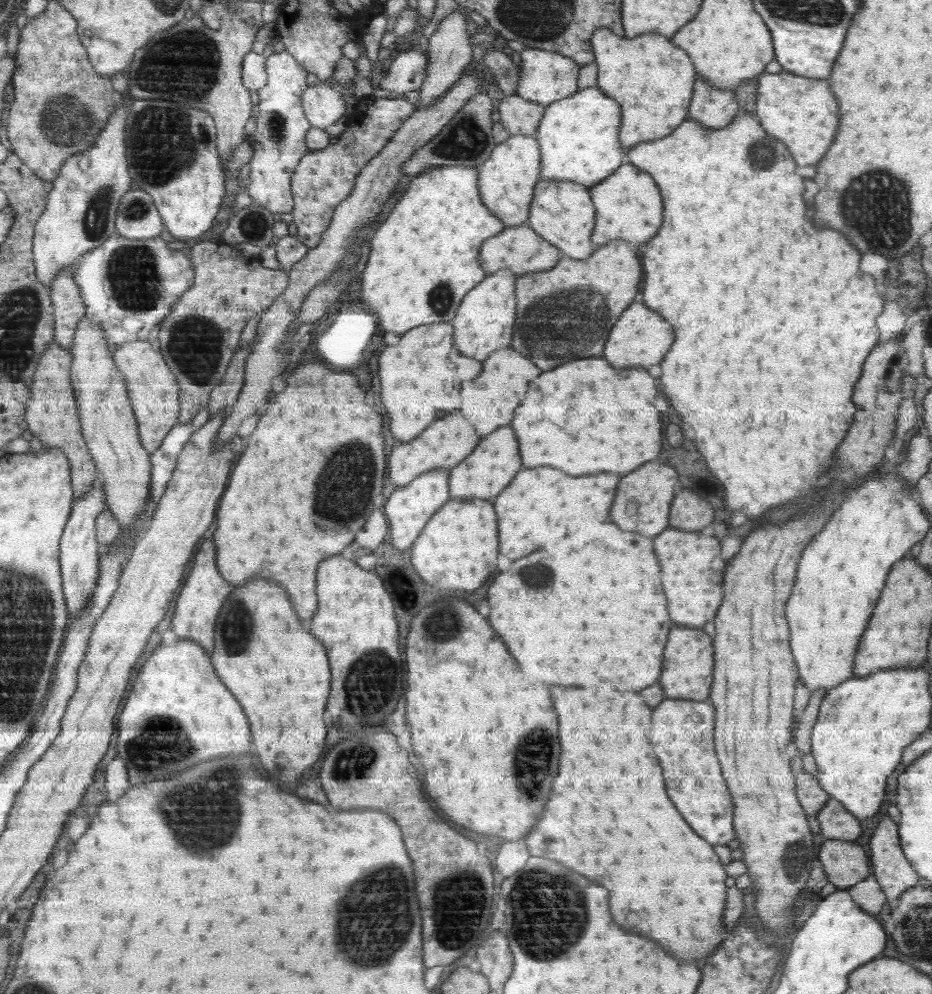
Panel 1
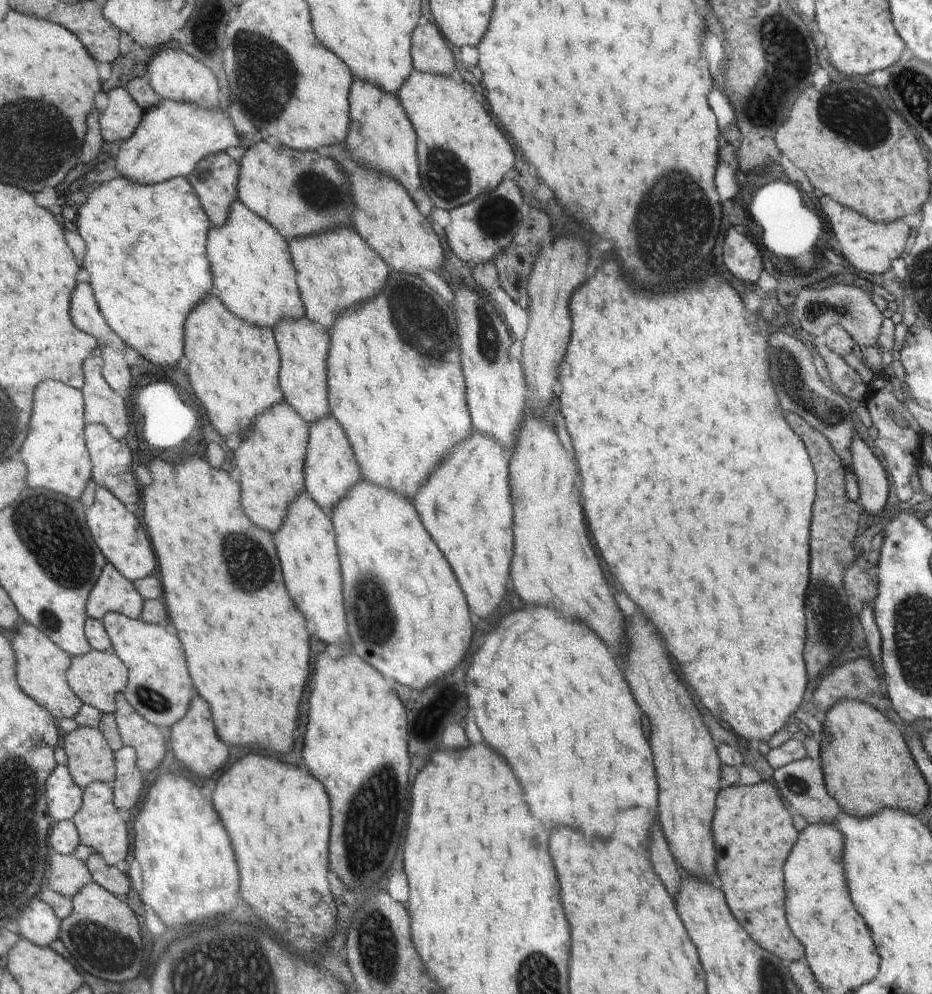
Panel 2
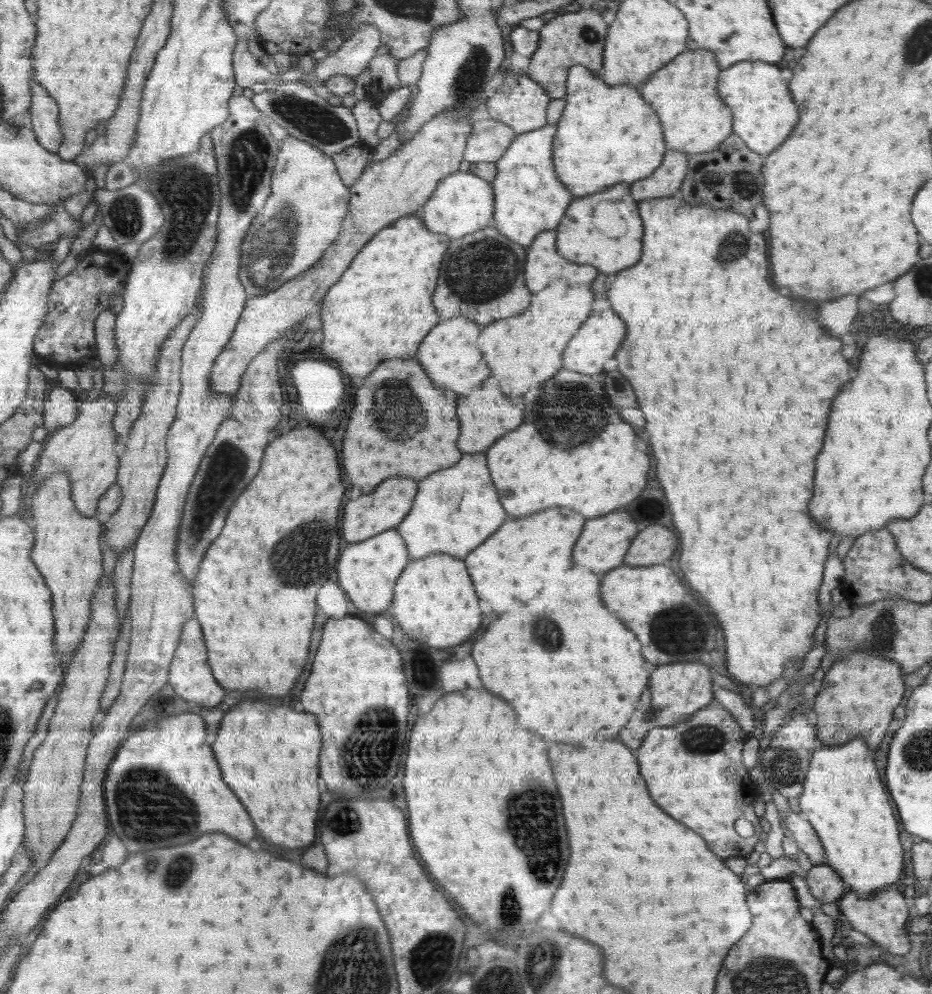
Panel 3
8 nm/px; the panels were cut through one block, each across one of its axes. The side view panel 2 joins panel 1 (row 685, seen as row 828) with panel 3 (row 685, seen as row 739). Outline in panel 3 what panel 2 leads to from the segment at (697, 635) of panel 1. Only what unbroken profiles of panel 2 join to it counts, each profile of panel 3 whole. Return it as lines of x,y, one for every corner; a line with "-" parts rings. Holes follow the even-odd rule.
690,662
690,664
672,664
672,666
658,666
650,676
650,690
652,690
652,708
656,710
654,726
676,726
694,713
700,712
712,702
712,682
710,682
708,664

